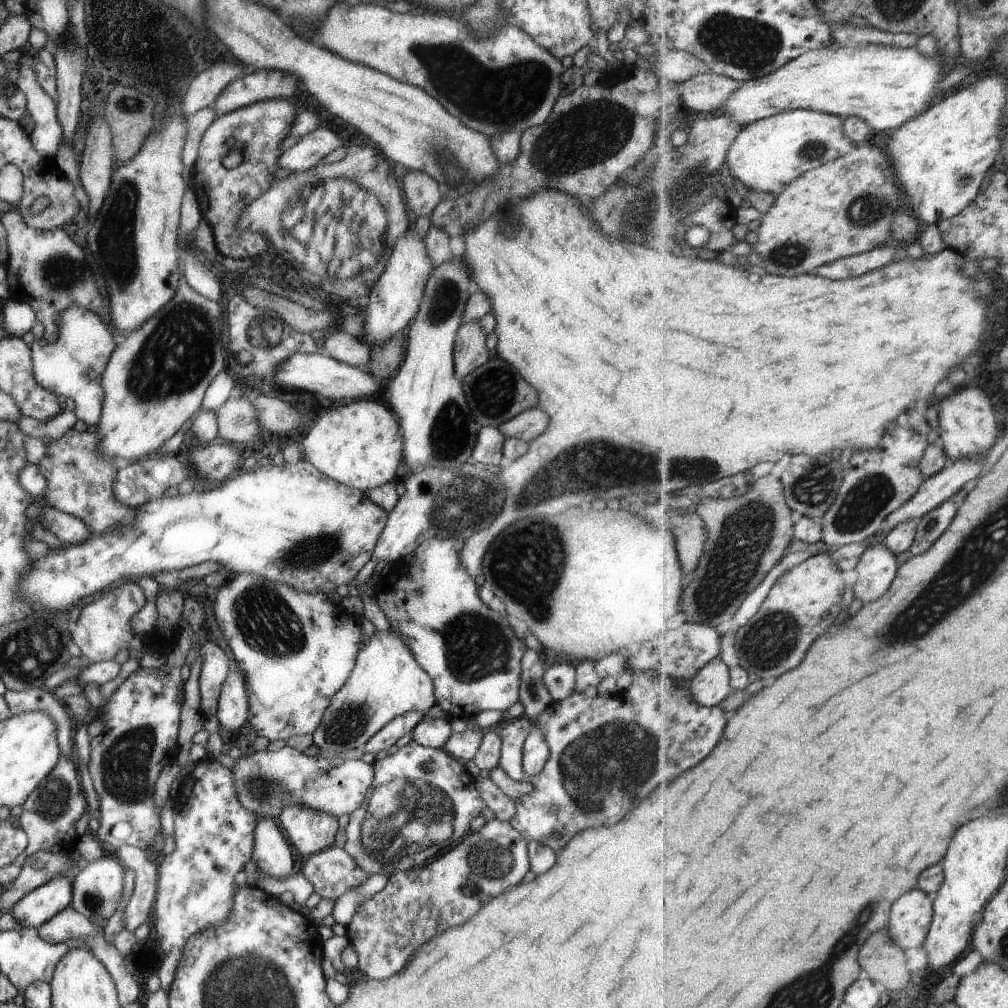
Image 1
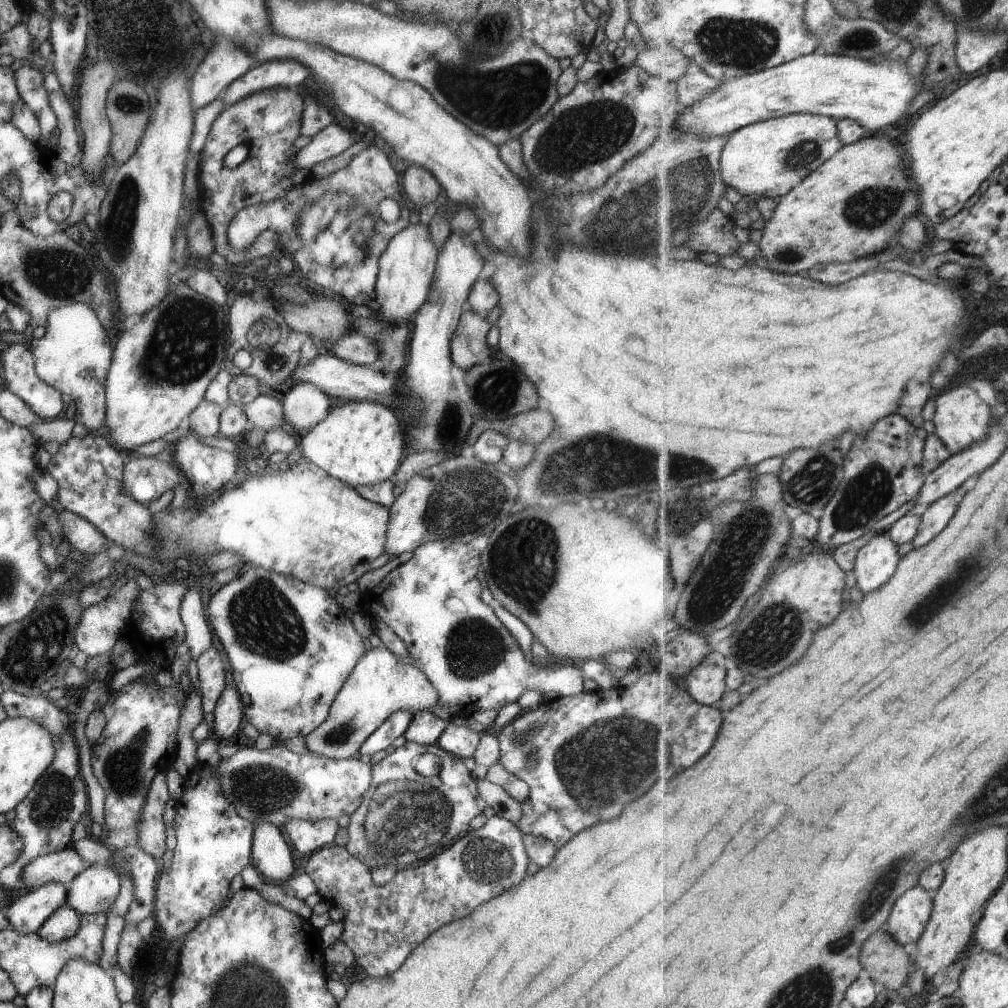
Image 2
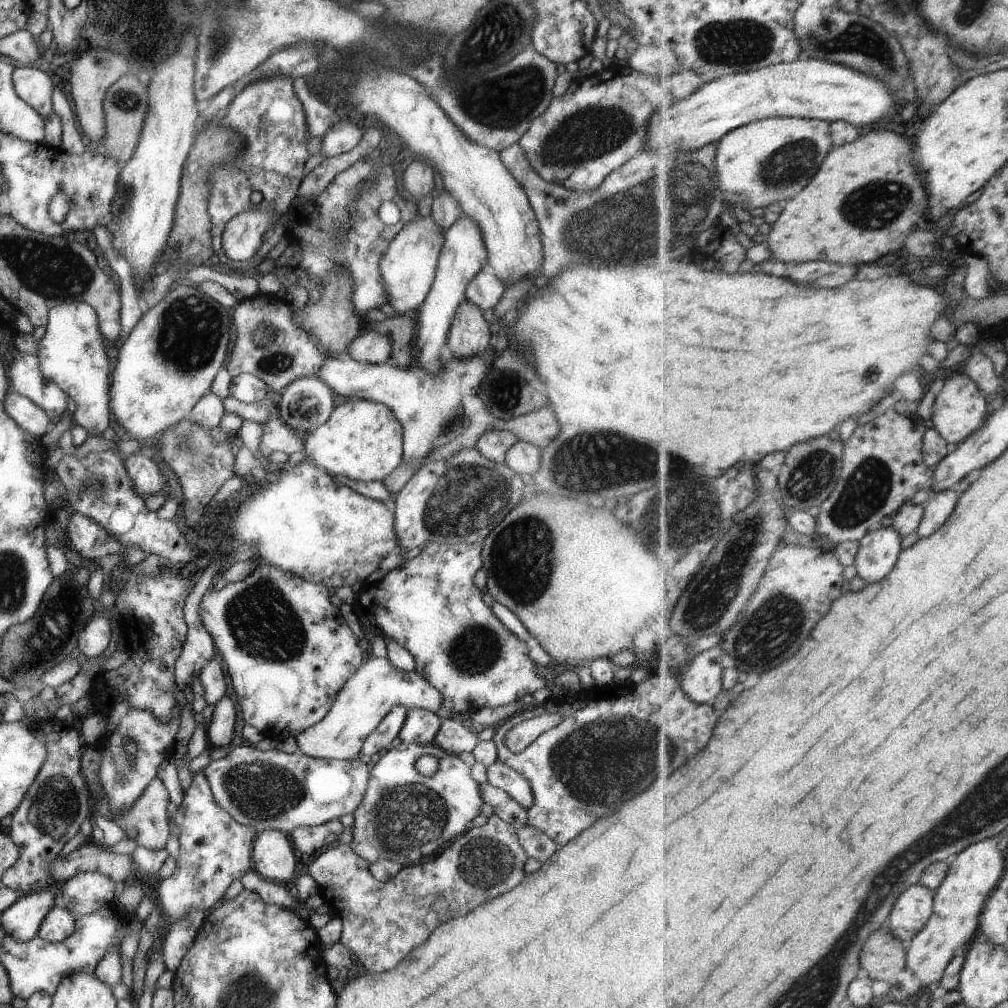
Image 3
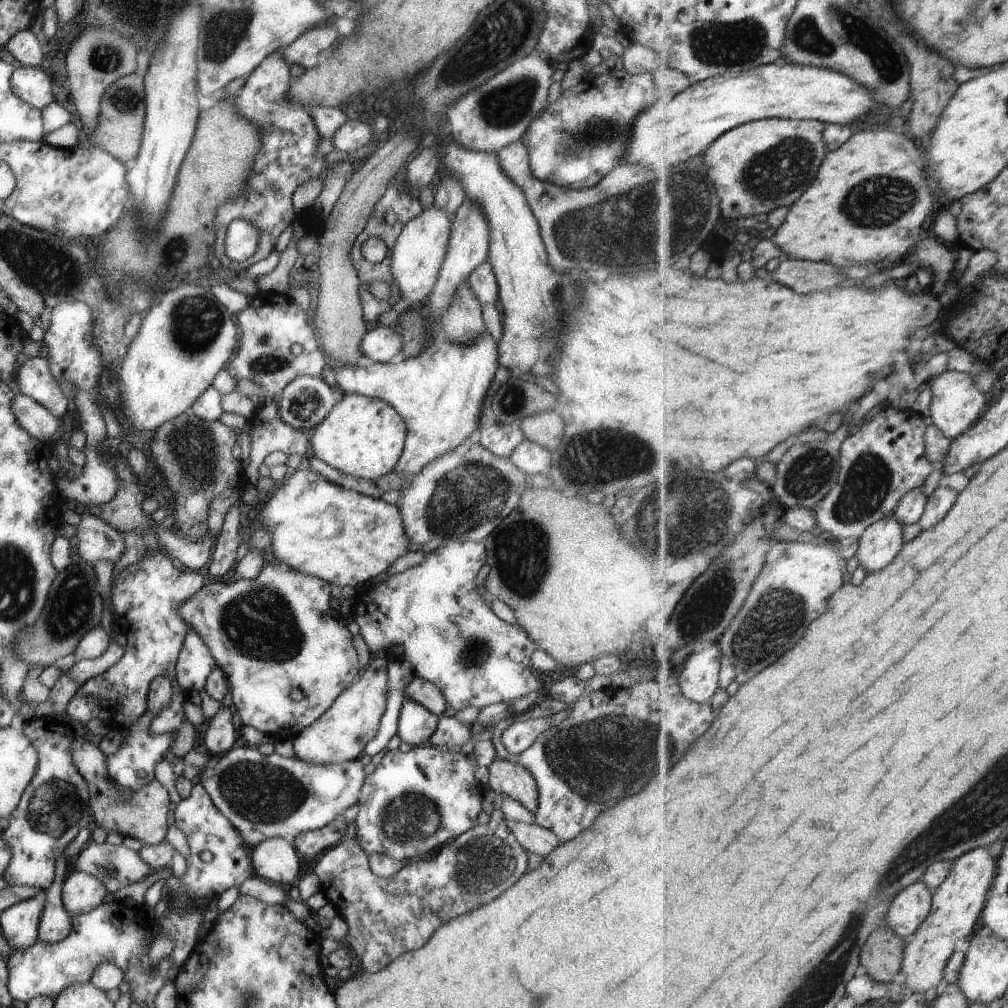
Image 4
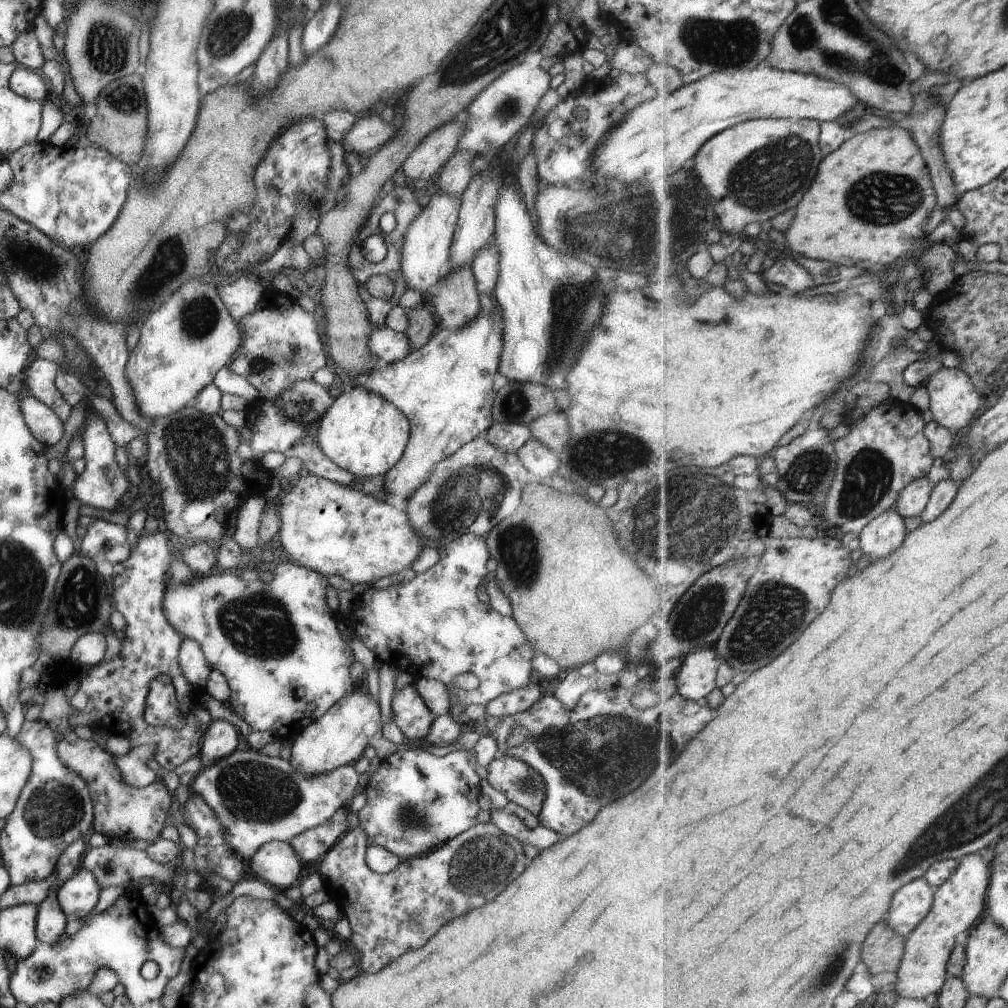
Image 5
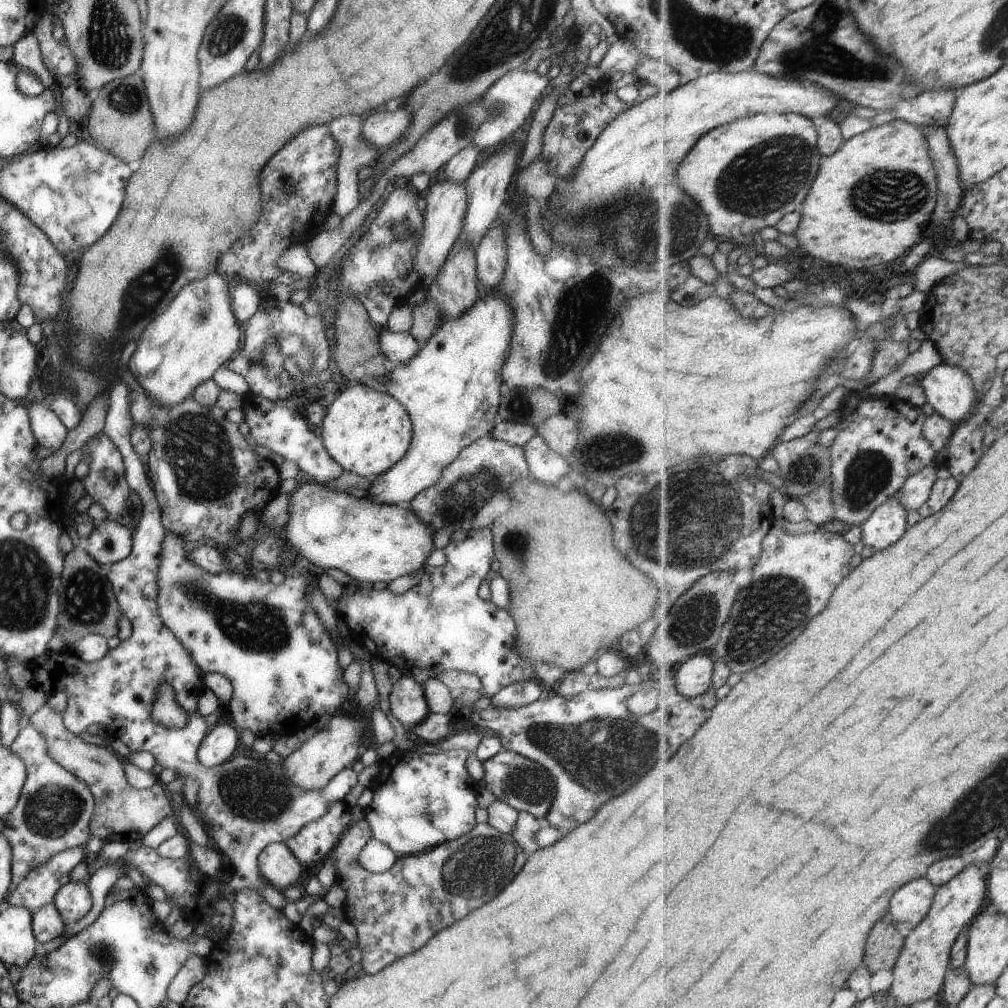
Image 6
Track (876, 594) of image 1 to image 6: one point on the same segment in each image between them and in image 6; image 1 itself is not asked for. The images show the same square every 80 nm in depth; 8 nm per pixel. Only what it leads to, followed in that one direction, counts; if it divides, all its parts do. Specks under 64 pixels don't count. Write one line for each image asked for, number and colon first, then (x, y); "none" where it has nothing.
2: (878, 560)
3: (879, 551)
4: (882, 542)
5: (883, 536)
6: (886, 525)

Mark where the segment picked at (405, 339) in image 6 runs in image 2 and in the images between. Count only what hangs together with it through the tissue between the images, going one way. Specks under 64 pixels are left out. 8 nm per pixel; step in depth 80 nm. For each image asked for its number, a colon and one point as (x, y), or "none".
2: (353, 347)
3: (371, 346)
4: (379, 343)
5: (385, 344)

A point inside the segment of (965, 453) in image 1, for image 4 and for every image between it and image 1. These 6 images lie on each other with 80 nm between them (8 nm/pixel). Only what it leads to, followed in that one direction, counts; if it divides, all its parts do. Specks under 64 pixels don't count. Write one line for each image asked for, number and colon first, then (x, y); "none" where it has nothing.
2: (962, 419)
3: (960, 409)
4: (958, 403)

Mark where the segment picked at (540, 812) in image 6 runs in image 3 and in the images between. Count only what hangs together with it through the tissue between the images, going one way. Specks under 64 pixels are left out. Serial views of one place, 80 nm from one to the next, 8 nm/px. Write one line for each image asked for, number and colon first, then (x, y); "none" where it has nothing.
3: (498, 775)
4: (513, 781)
5: (521, 785)

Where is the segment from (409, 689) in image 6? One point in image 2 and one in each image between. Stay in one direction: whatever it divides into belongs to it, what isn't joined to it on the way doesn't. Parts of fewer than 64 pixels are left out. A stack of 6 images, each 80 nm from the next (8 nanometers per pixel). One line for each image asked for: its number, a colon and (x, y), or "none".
2: (424, 728)
3: (420, 726)
4: (415, 725)
5: (412, 718)

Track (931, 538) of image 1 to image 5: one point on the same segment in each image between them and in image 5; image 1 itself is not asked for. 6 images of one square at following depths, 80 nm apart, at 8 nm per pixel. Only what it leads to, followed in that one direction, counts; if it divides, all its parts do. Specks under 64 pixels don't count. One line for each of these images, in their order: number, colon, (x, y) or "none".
2: (936, 517)
3: (941, 505)
4: (943, 498)
5: (944, 492)

